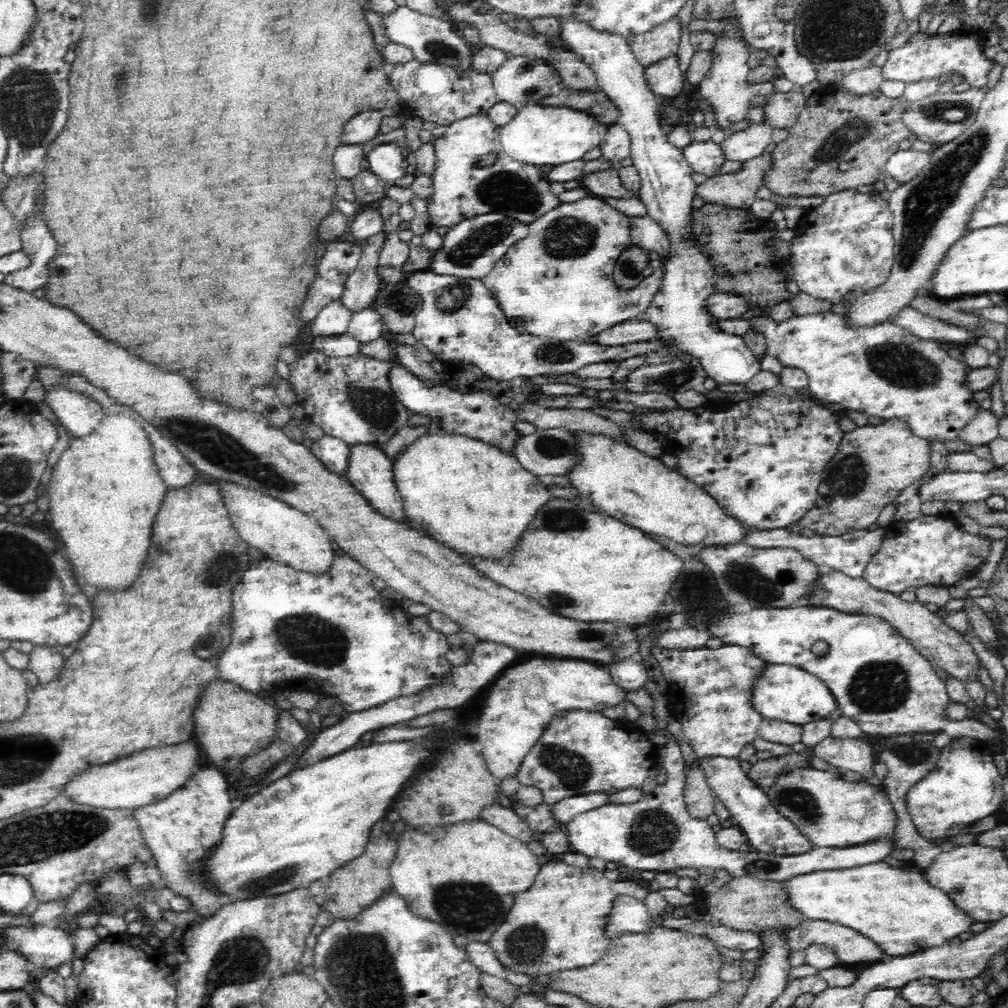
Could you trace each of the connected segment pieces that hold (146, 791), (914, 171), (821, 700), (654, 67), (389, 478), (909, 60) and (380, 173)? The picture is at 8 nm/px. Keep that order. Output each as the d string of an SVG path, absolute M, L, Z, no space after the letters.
M194 740L186 741L186 744L174 744L170 748L150 748L145 751L134 752L128 756L122 756L121 759L112 762L89 766L84 772L79 772L76 776L71 776L67 783L64 783L61 794L68 800L76 804L91 806L94 808L107 809L130 809L150 804L156 800L162 800L168 796L174 789L182 787L184 781L194 772L196 764L200 762L198 756L198 744Z
M914 149L899 150L890 156L886 164L886 175L892 176L898 184L914 178L930 160L930 151L921 152Z
M766 663L751 685L752 708L767 720L806 724L830 716L837 704L830 689L817 676L791 664Z
M672 55L645 67L644 78L656 97L673 99L684 86L685 73L680 70L678 55Z
M352 444L350 445L350 458L346 467L346 476L353 482L353 486L358 489L370 501L370 505L378 510L383 516L392 517L393 520L404 522L406 516L403 512L402 499L398 489L395 488L394 474L392 473L392 462L386 456L383 448L372 444Z
M965 25L963 36L956 39L954 34L940 36L934 34L928 36L926 33L914 34L901 48L895 49L888 55L888 60L881 67L883 79L912 82L918 79L939 77L942 74L959 74L970 86L982 88L988 81L988 74L992 69L993 60L988 59L984 54L985 32L971 30Z
M381 142L368 152L369 170L387 185L394 184L395 180L407 175L409 166L402 155L402 147L392 142Z

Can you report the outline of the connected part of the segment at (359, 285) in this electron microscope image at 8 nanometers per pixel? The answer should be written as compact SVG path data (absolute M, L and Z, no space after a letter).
M384 227L363 242L364 250L360 253L357 267L344 283L342 303L352 312L370 307L380 290L379 253L387 244L388 233L391 231Z

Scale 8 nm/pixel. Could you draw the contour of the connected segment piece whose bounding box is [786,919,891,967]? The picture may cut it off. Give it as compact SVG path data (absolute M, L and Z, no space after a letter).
M804 919L799 926L786 933L786 945L790 952L805 951L810 944L830 946L836 952L840 965L849 967L856 963L884 963L891 958L882 948L876 946L870 938L863 936L860 932L823 920Z

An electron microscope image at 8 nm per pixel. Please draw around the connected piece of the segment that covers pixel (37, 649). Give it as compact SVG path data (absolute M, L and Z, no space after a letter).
M33 645L29 652L29 669L38 677L40 683L47 683L61 671L66 658L57 646Z

